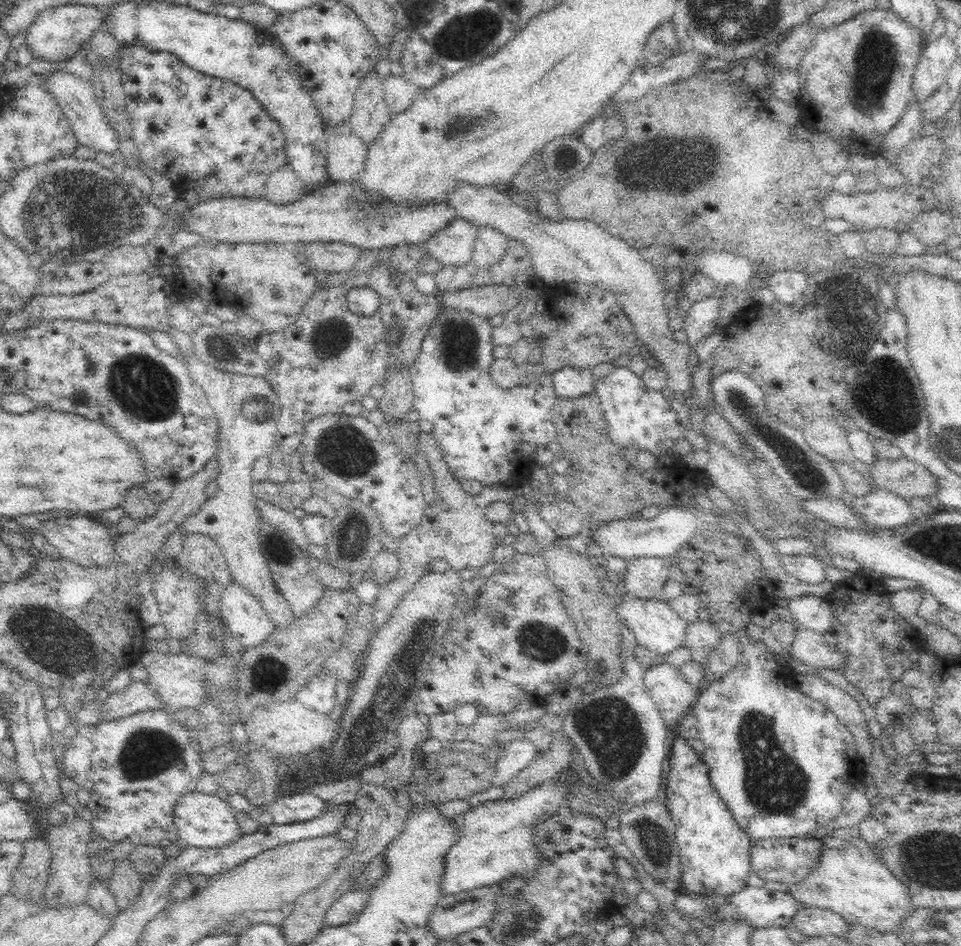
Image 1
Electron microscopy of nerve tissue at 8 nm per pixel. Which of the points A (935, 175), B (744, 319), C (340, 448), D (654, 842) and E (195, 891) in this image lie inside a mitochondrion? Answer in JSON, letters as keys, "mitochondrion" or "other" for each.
{"A":"other","B":"other","C":"mitochondrion","D":"mitochondrion","E":"other"}

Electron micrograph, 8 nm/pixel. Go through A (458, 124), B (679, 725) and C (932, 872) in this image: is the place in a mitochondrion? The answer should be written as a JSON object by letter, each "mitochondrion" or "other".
{"A":"mitochondrion","B":"other","C":"mitochondrion"}

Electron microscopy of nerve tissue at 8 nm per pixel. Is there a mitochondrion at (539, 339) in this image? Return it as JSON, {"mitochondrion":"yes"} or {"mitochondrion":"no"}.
{"mitochondrion":"no"}

